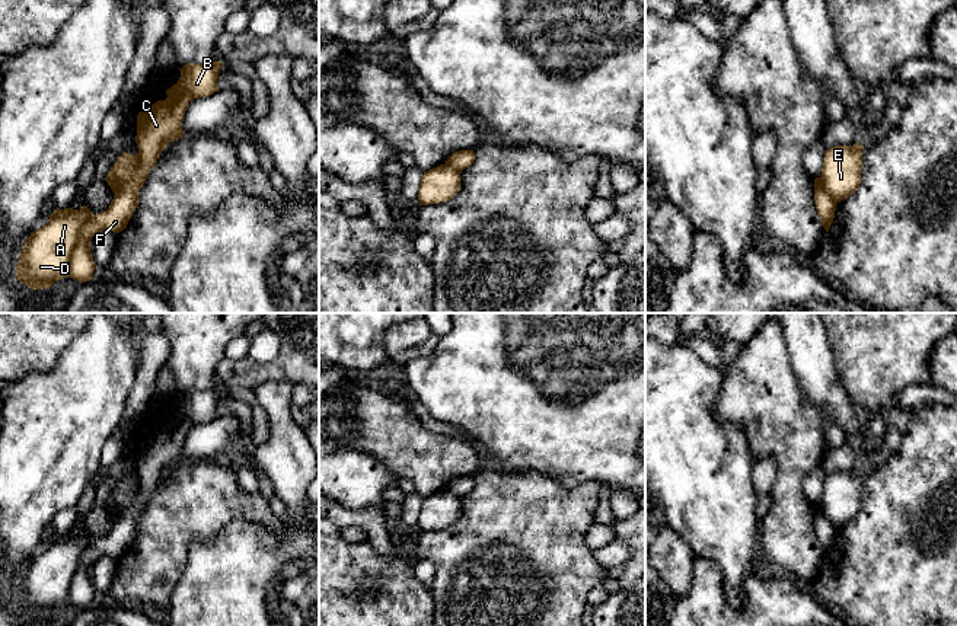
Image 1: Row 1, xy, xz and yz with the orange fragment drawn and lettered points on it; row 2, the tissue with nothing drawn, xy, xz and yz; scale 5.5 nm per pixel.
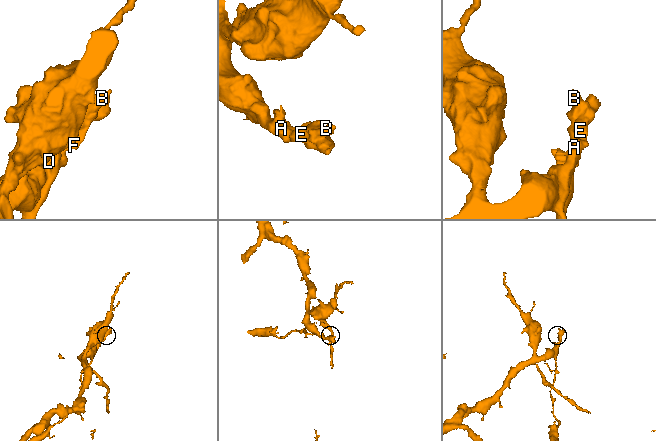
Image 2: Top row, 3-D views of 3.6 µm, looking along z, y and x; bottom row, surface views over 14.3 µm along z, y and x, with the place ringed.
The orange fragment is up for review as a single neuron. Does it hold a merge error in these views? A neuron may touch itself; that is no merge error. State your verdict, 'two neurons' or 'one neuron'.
two neurons

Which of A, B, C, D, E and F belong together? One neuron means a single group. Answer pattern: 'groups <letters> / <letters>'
groups A D E / B C F

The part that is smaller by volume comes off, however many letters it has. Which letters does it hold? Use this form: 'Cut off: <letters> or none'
Cut off: B, C, F

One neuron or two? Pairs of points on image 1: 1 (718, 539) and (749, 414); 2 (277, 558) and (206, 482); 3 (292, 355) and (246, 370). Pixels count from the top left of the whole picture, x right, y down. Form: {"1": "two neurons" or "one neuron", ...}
{"1": "two neurons", "2": "two neurons", "3": "one neuron"}

